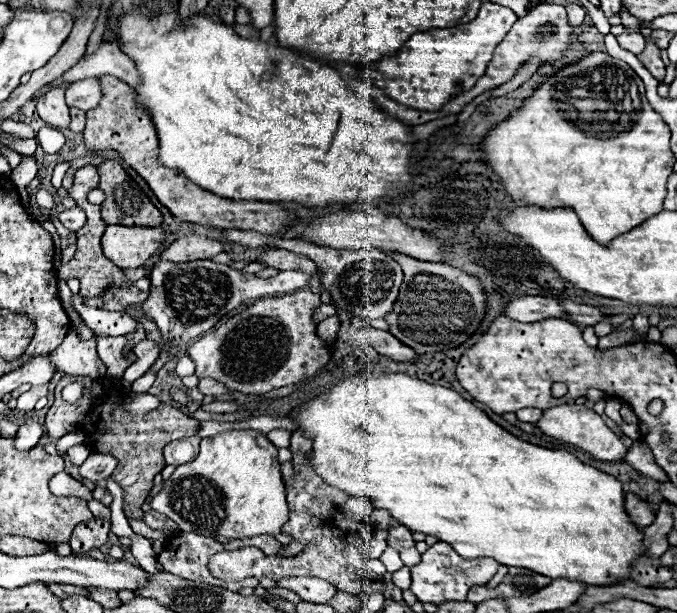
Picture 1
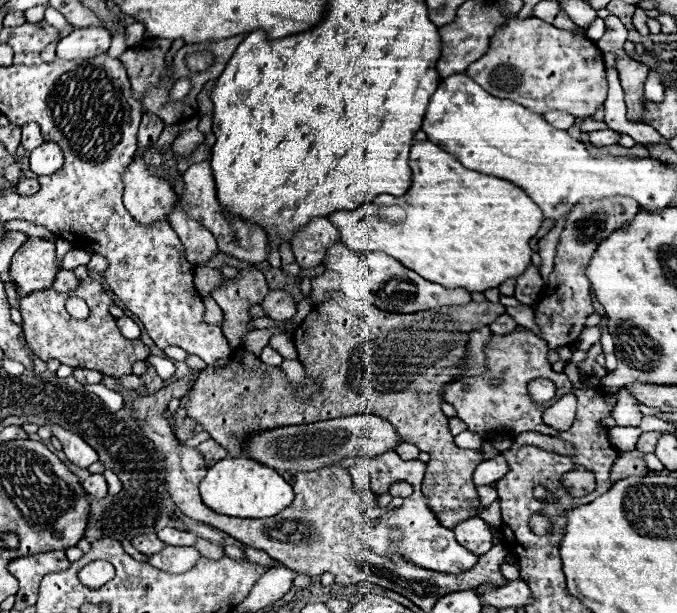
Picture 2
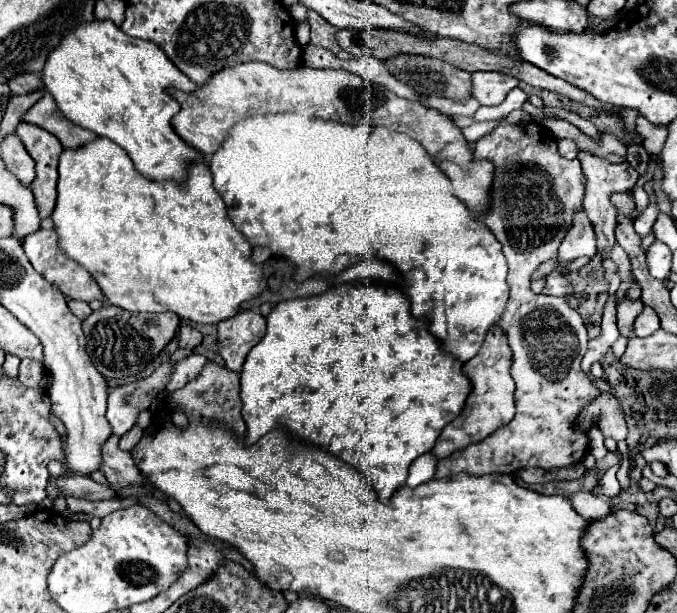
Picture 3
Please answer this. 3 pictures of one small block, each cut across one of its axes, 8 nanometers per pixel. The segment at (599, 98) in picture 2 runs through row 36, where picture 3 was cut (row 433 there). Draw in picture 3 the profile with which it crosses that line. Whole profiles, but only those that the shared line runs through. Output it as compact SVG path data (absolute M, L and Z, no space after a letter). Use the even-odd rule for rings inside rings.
M500 120L500 124L498 124L490 134L482 136L482 138L476 142L476 146L474 146L474 156L476 156L478 160L492 160L494 166L496 166L494 184L492 184L492 204L490 204L490 210L488 210L484 216L480 216L478 220L484 222L484 224L492 230L492 234L496 236L496 240L502 244L502 252L504 252L504 256L506 256L506 260L508 260L508 268L510 268L510 272L508 272L510 298L508 298L506 308L504 308L502 316L498 318L496 326L502 328L502 332L504 332L506 338L508 338L508 346L510 346L510 350L512 350L512 372L510 372L510 374L512 374L512 378L514 378L514 382L516 382L516 390L514 390L516 416L512 418L512 422L508 422L508 424L504 424L502 428L498 428L494 434L490 434L490 436L488 436L486 440L482 440L480 444L472 444L472 446L460 450L460 452L452 454L450 458L440 460L438 466L436 466L434 478L440 480L440 478L448 478L448 476L460 474L460 472L466 472L466 474L470 474L470 476L484 476L484 474L494 474L494 472L496 472L496 474L512 474L514 470L528 468L528 466L542 468L544 472L554 472L554 470L560 470L560 468L576 466L576 464L582 462L582 458L584 458L584 456L588 454L588 450L590 450L590 438L588 438L588 434L586 434L584 430L576 428L576 418L578 418L578 414L580 414L592 400L596 400L596 398L600 396L600 390L596 388L596 384L594 384L594 382L582 372L582 368L580 368L580 360L582 360L582 356L584 356L584 352L586 352L586 348L588 348L588 332L586 332L586 326L584 326L580 314L578 314L574 308L570 308L566 300L556 298L556 296L534 294L534 292L530 290L530 276L532 276L532 272L534 272L542 262L546 262L548 258L556 256L558 246L560 246L560 240L564 238L566 230L568 230L570 224L572 224L572 212L578 210L578 208L582 208L582 198L584 198L584 174L580 172L580 162L578 162L578 160L568 160L568 158L562 158L562 156L558 154L556 138L554 138L548 130L536 132L536 122L528 122L528 124L508 124L506 120Z

